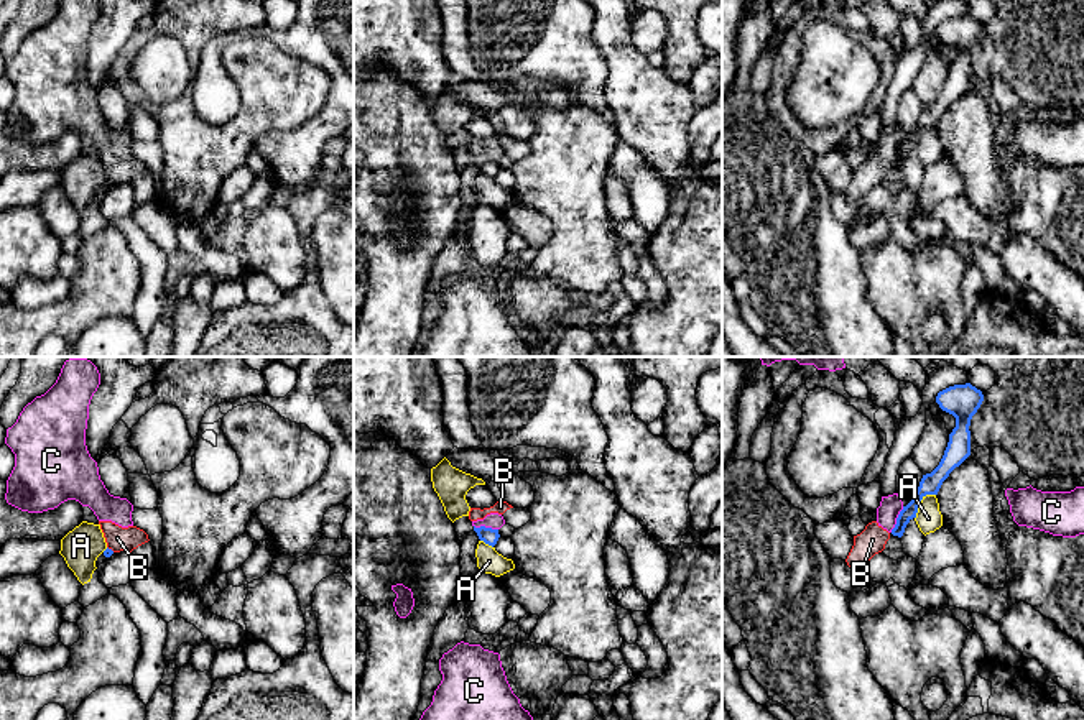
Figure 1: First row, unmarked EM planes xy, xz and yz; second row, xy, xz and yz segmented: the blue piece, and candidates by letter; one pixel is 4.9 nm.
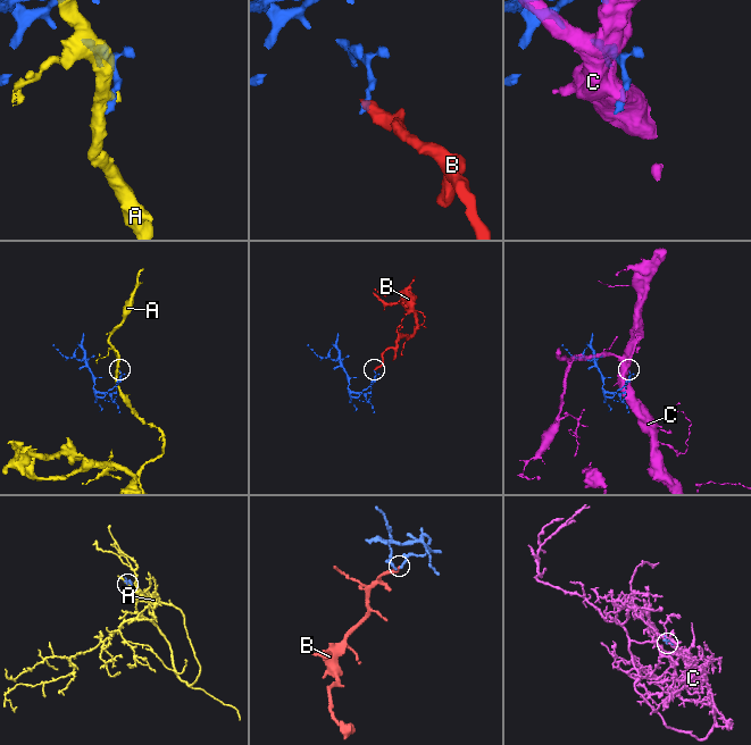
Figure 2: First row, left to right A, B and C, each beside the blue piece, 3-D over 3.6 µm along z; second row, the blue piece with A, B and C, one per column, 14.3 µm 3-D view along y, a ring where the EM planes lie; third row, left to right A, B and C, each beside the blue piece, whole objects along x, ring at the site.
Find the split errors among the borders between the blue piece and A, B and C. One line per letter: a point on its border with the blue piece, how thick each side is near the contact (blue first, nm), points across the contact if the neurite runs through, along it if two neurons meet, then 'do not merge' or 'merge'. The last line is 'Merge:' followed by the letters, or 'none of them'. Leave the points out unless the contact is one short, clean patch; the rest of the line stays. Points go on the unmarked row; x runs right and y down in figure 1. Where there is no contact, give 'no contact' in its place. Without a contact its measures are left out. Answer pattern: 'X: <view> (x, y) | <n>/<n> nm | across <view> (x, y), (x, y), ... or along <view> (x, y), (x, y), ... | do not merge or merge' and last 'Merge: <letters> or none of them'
A: yz (920, 133) | 100/130 nm | along yz (935, 125), (928, 125), (921, 132), (915, 150) | do not merge
B: xy (111, 181) | 50/120 nm | along xy (107, 178), (114, 183) | do not merge
C: yz (897, 152) | 100/110 nm | along yz (903, 138), (890, 163) | do not merge
Merge: none of them

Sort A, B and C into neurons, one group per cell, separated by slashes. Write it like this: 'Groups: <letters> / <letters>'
Groups: A / B C

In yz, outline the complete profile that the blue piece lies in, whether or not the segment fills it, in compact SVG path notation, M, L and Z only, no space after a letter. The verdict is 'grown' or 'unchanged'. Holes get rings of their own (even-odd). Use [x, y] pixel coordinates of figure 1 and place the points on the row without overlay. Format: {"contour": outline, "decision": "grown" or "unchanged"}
{"contour": "M954 16L938 25L939 39L956 49L956 59L949 66L949 74L939 97L923 107L913 132L903 138L892 161L893 168L901 169L906 156L916 150L918 138L926 127L938 127L943 113L971 87L971 51L984 33L980 21L966 16Z", "decision": "unchanged"}

